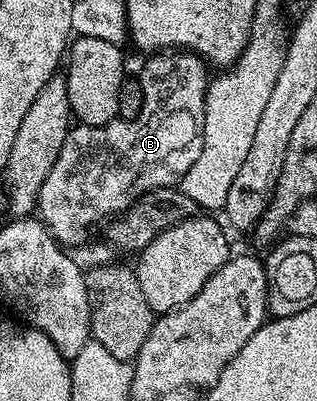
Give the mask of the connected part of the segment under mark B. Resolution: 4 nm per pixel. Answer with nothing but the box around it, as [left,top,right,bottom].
[36,50,210,247]

